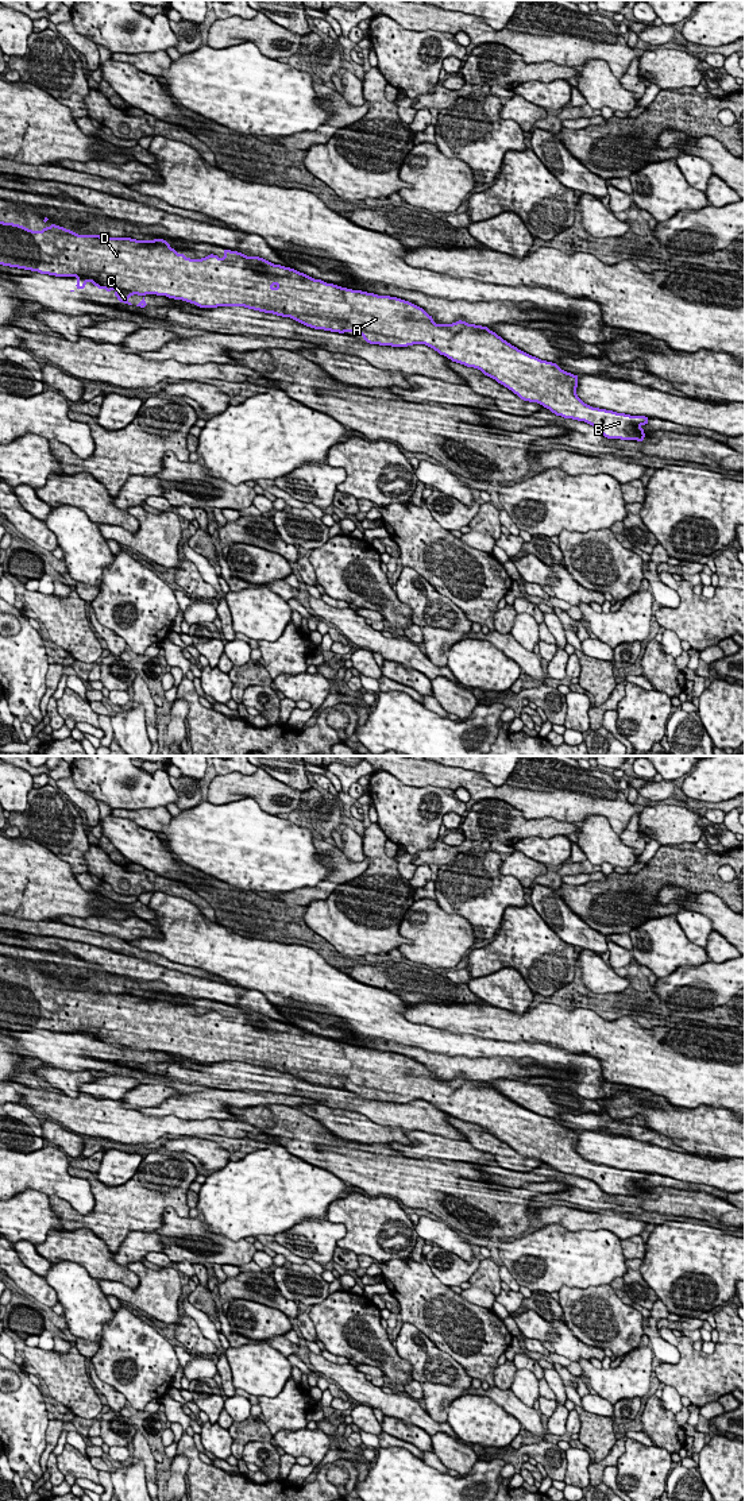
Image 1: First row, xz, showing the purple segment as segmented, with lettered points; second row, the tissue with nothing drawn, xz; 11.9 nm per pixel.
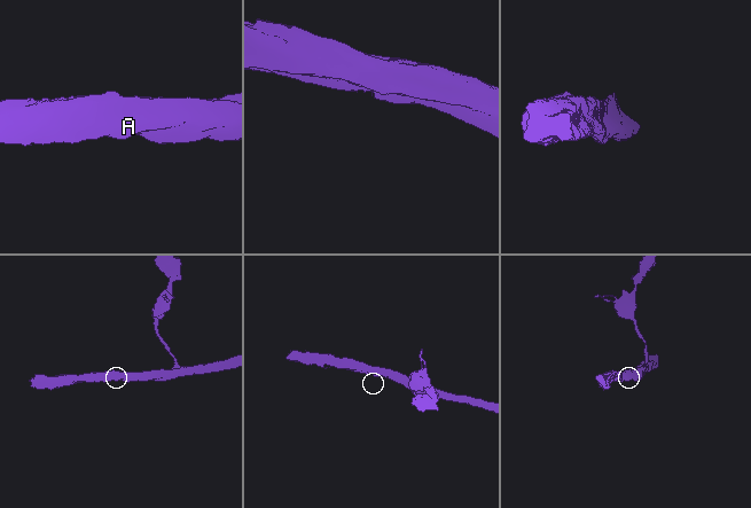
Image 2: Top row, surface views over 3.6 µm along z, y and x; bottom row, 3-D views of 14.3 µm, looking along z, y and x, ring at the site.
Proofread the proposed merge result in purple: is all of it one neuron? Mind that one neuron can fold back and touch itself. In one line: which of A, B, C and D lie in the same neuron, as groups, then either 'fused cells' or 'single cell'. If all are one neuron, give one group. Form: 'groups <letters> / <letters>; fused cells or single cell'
groups A B D / C; fused cells

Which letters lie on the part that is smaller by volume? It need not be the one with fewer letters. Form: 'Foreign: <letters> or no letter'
Foreign: C

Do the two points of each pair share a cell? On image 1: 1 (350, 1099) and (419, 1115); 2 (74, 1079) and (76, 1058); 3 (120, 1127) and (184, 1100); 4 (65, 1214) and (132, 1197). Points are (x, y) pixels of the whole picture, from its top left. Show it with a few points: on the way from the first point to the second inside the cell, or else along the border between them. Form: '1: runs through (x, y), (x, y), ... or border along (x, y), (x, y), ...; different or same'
1: runs through (367, 1107), (379, 1112), (401, 1115); same
2: border along (50, 1065), (58, 1069), (89, 1072); different
3: border along (132, 1108), (149, 1115), (176, 1115), (180, 1119); different
4: runs through (81, 1220), (109, 1220), (116, 1214); same

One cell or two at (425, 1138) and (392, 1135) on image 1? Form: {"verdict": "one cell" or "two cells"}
{"verdict": "two cells"}

